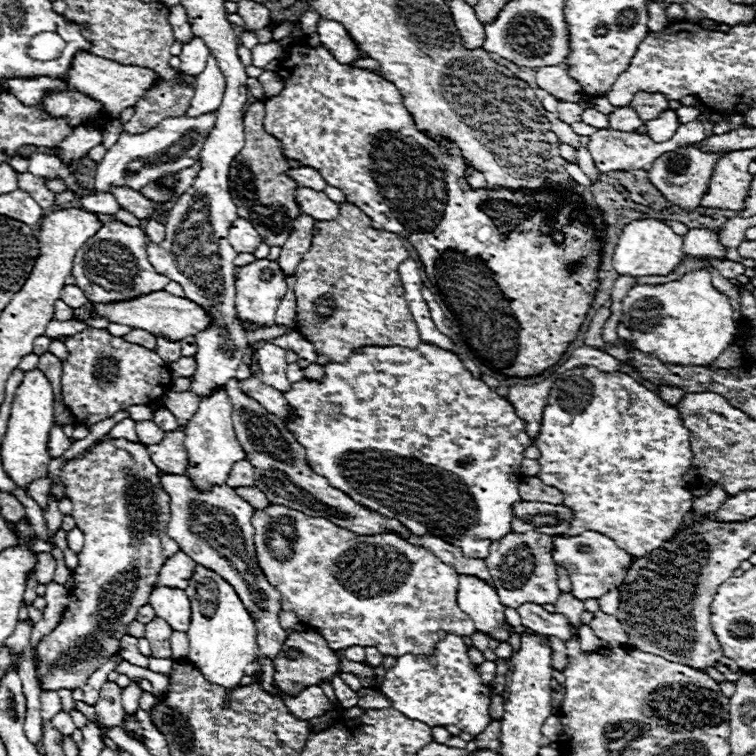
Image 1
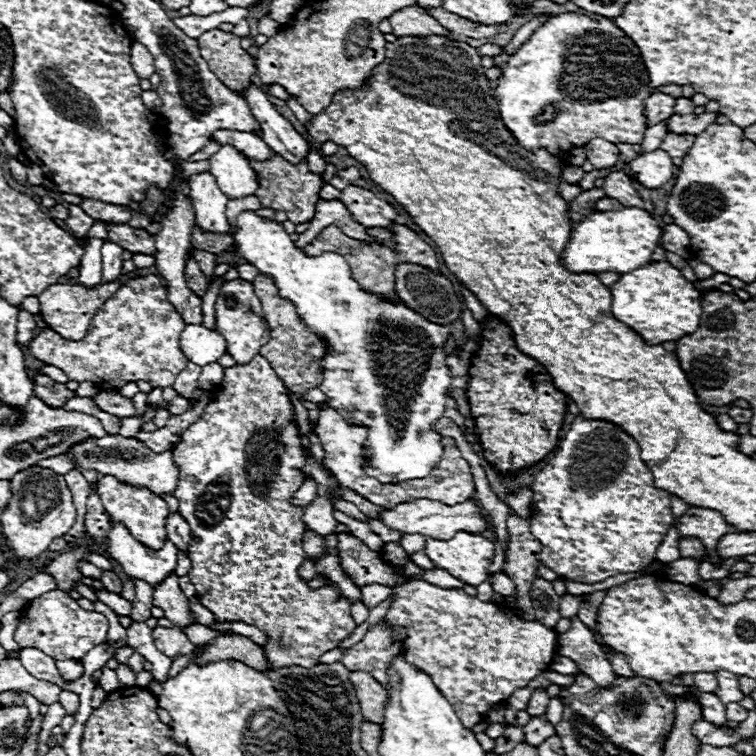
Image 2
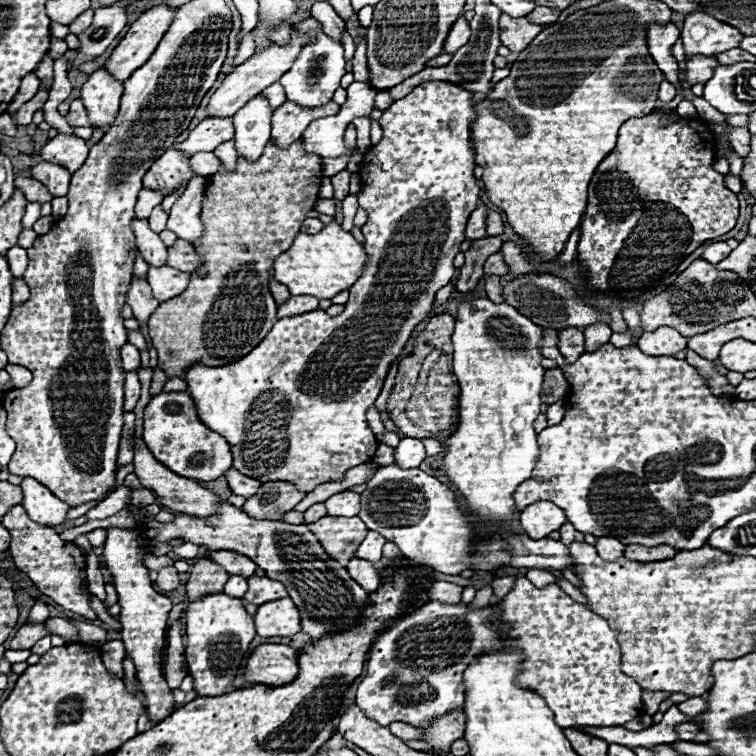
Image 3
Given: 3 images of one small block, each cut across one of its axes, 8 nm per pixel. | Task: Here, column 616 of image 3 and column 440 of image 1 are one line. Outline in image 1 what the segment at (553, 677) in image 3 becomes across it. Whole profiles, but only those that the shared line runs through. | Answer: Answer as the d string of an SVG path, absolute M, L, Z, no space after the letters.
M446 636L436 644L432 658L404 654L396 658L396 666L390 668L384 676L384 682L378 690L392 700L392 708L408 716L410 720L420 720L432 726L454 724L462 732L472 736L482 734L492 722L488 714L491 703L490 690L480 682L478 670L470 664L466 646L460 636Z

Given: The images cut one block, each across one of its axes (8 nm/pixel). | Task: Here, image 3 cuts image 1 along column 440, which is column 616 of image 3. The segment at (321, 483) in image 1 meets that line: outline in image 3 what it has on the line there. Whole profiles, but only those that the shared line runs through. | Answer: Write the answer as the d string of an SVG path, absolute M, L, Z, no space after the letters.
M598 538L596 542L596 550L602 558L606 560L618 560L624 556L624 544L620 540L614 540L614 538Z

